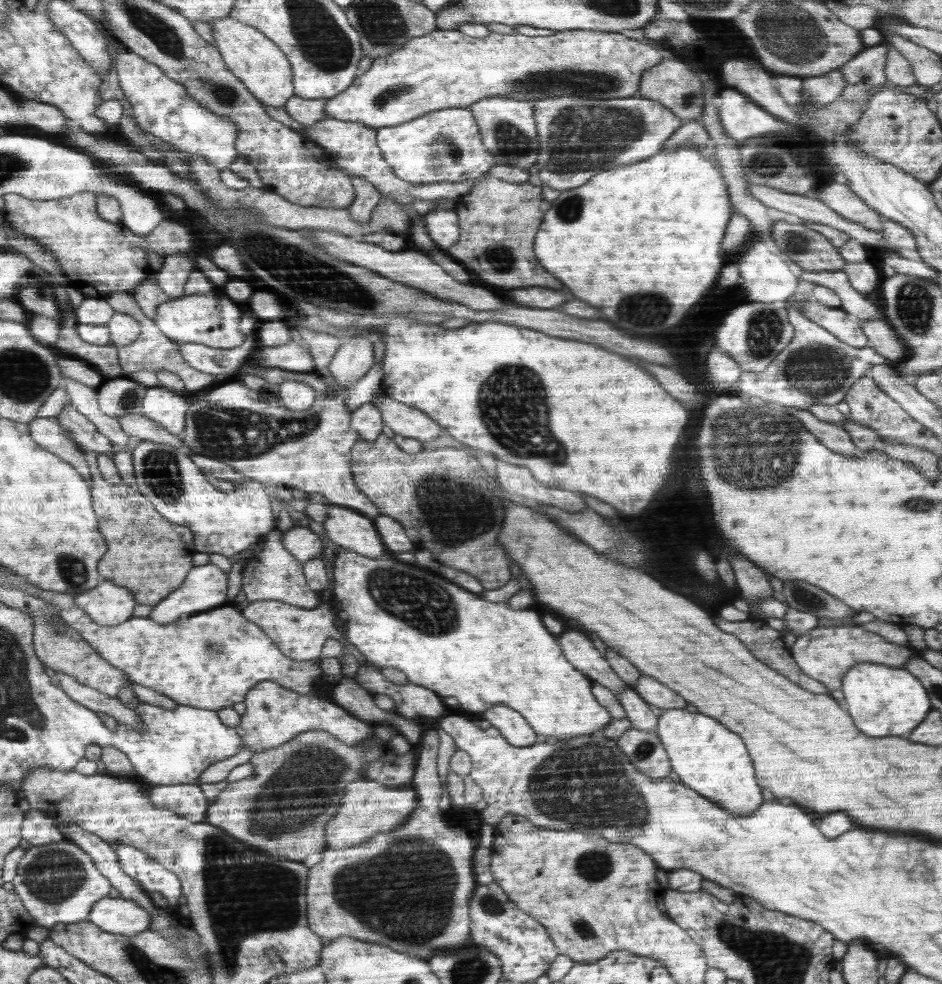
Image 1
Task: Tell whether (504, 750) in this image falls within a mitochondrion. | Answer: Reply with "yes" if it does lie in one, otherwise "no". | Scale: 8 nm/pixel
no

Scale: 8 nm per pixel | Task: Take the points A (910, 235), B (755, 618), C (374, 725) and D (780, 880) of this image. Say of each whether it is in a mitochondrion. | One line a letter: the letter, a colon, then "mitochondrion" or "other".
A: other
B: other
C: other
D: other

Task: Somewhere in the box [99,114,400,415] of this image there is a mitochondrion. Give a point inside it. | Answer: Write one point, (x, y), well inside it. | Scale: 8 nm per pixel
(309, 275)

